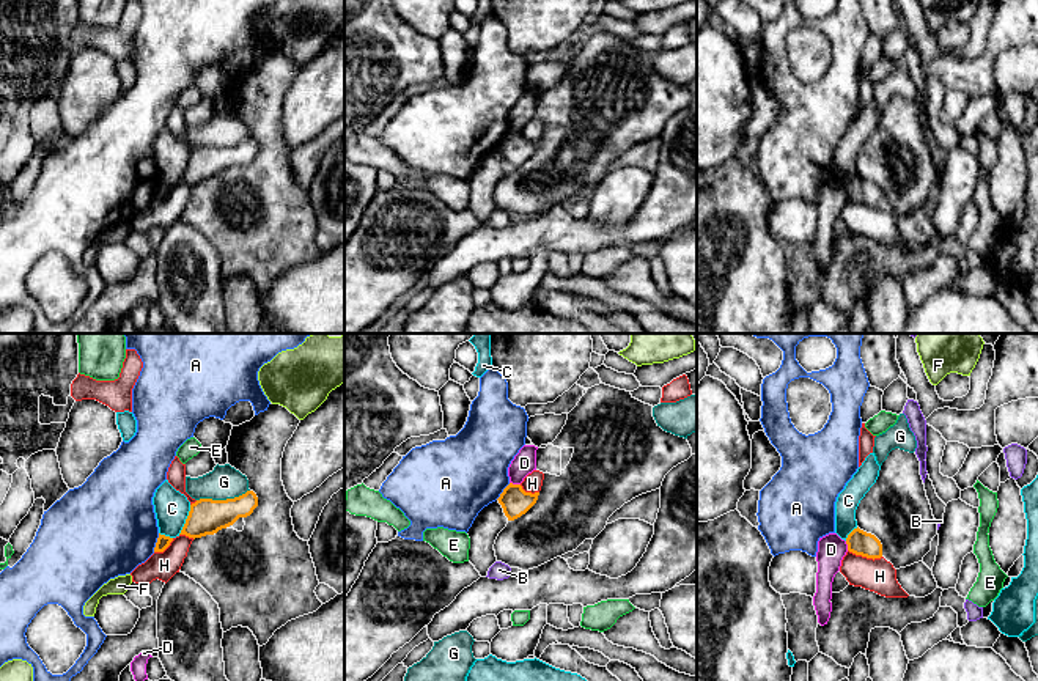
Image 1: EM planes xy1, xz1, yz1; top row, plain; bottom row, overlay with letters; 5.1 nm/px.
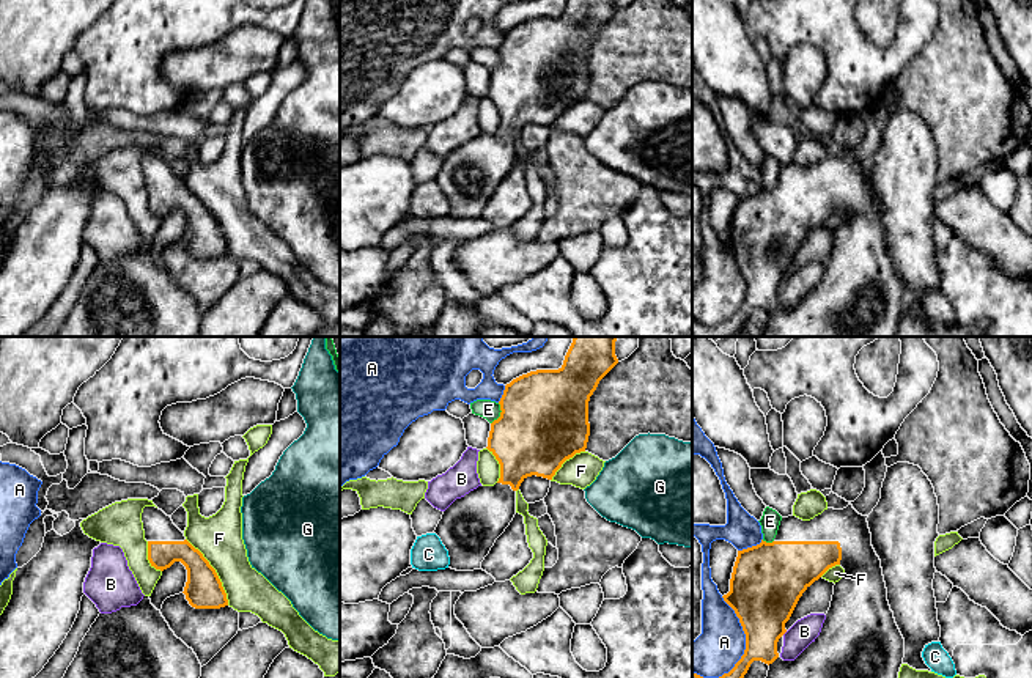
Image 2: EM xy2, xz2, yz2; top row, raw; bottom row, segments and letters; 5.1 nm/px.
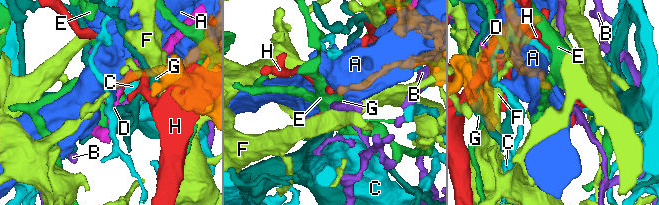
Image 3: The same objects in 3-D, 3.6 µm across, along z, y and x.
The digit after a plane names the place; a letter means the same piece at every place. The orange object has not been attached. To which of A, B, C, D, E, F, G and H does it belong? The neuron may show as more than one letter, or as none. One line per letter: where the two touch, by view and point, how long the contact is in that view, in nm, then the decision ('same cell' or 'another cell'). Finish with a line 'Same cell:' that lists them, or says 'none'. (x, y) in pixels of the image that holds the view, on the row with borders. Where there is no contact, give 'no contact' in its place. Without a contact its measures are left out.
A: contact yz2 (746, 639); length 420 nm; another cell
B: contact yz2 (784, 633); length 40 nm; another cell
C: contact xy1 (186, 519); length 170 nm; another cell
D: contact xz1 (515, 485); length 60 nm; another cell
E: contact xz2 (501, 414); length 120 nm; another cell
F: contact xy2 (214, 571); length 400 nm; another cell
G: contact xy1 (222, 500); length 280 nm; another cell
H: contact yz1 (865, 555); length 180 nm; another cell
Same cell: none

